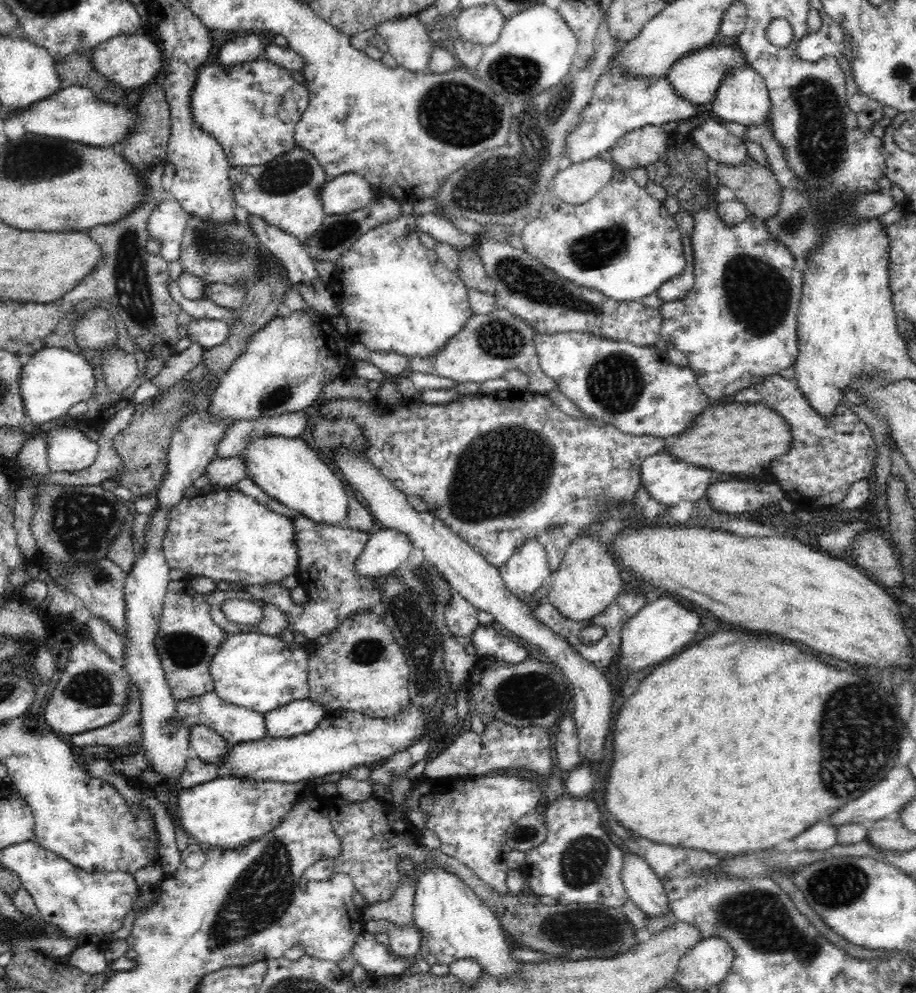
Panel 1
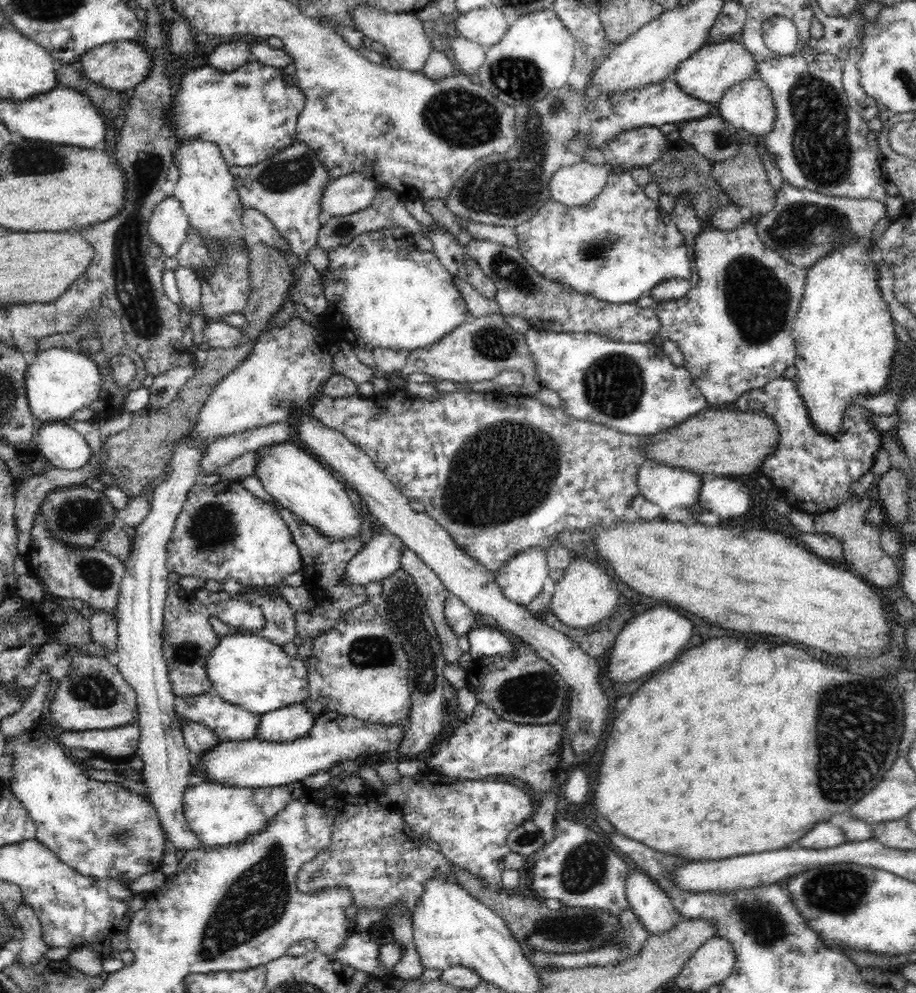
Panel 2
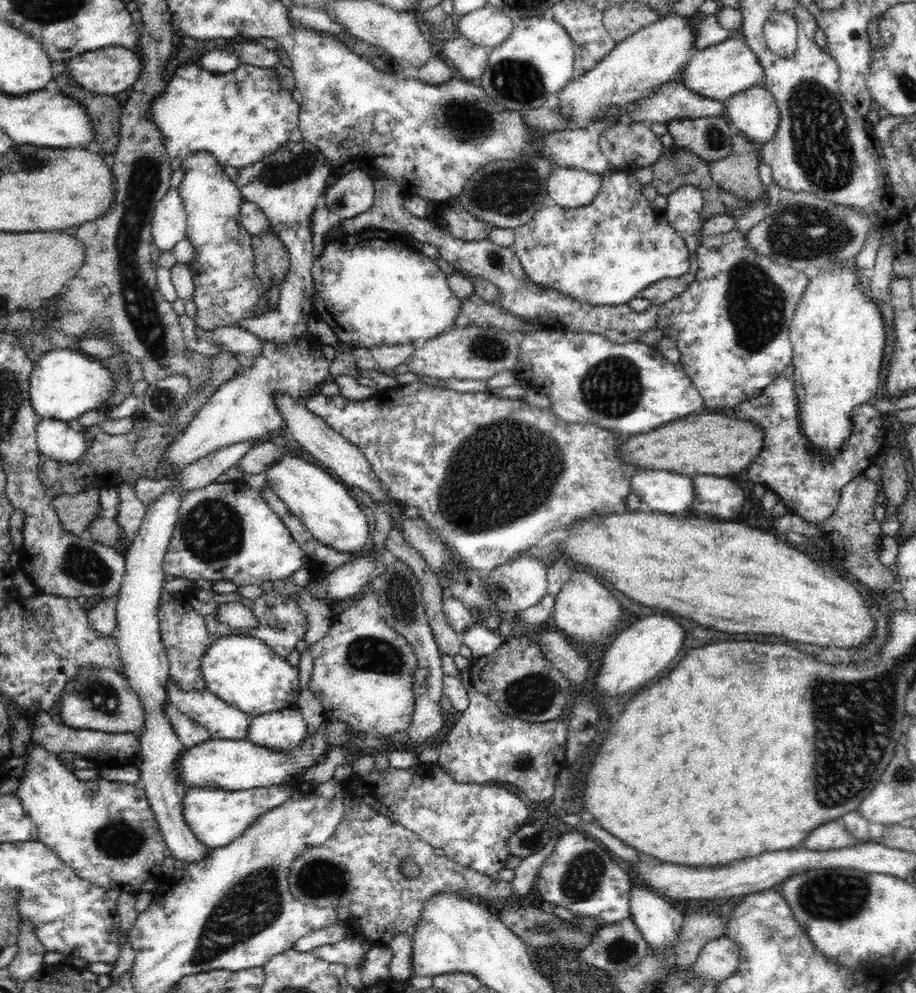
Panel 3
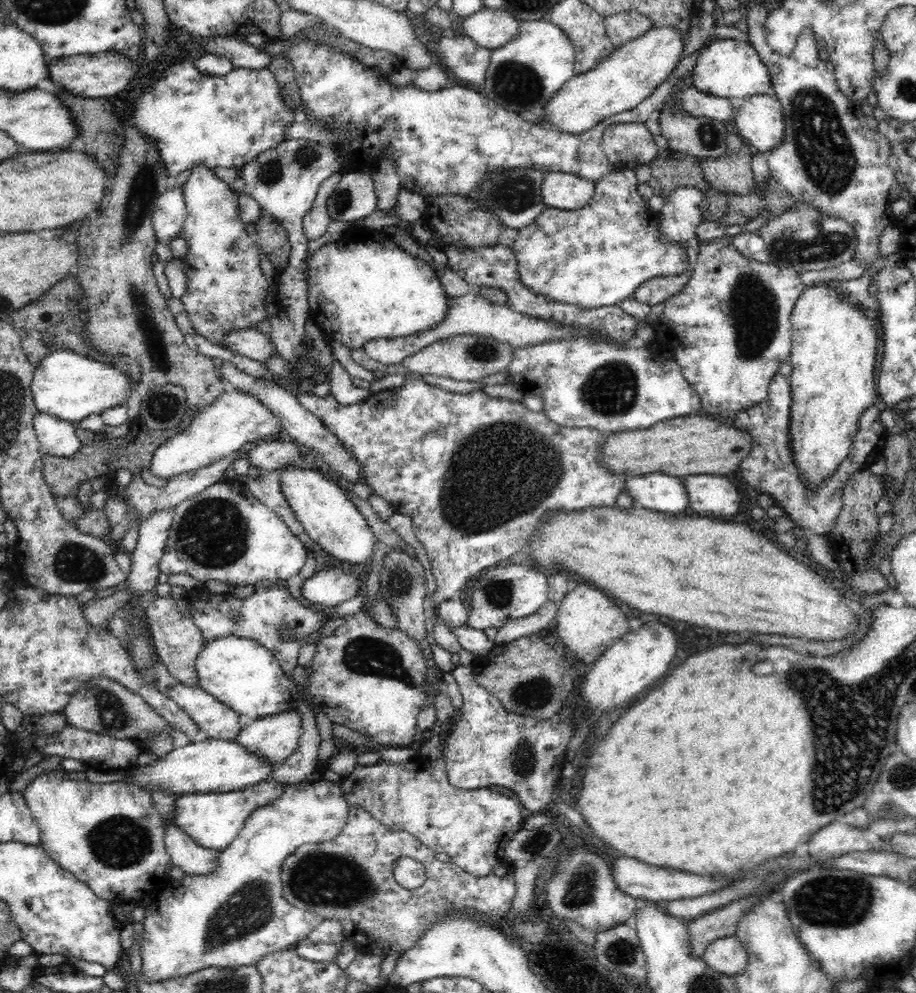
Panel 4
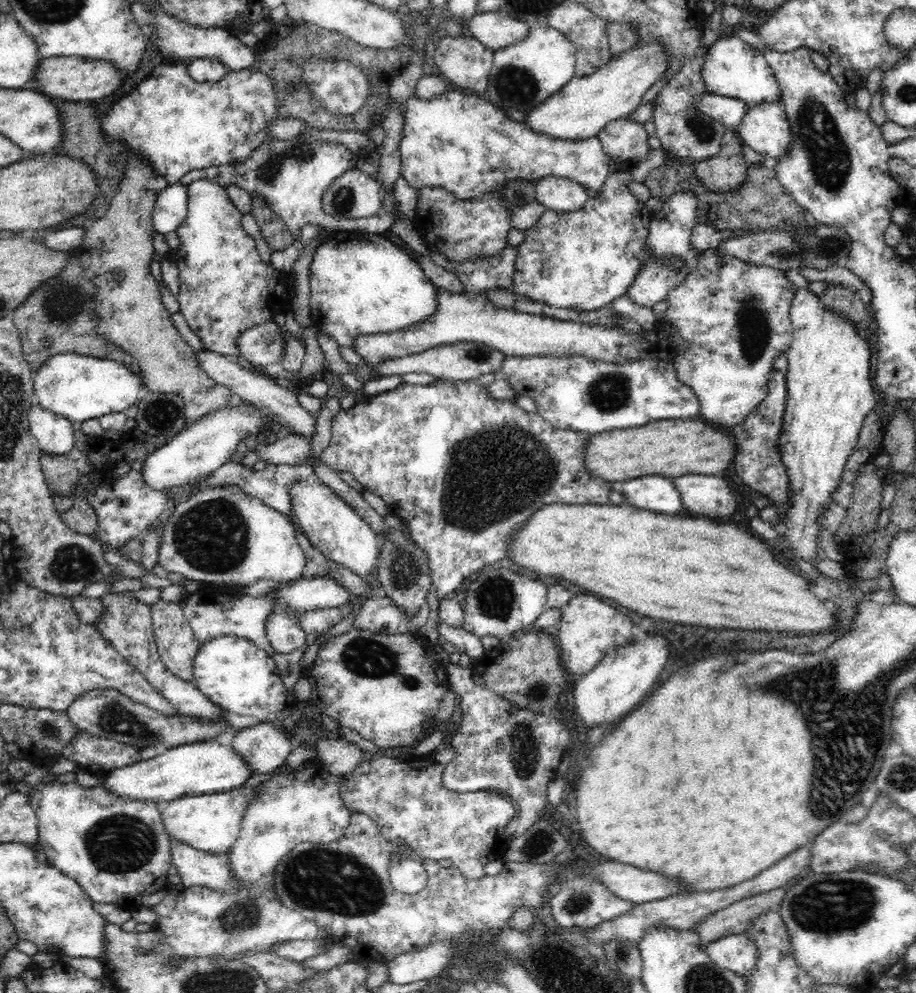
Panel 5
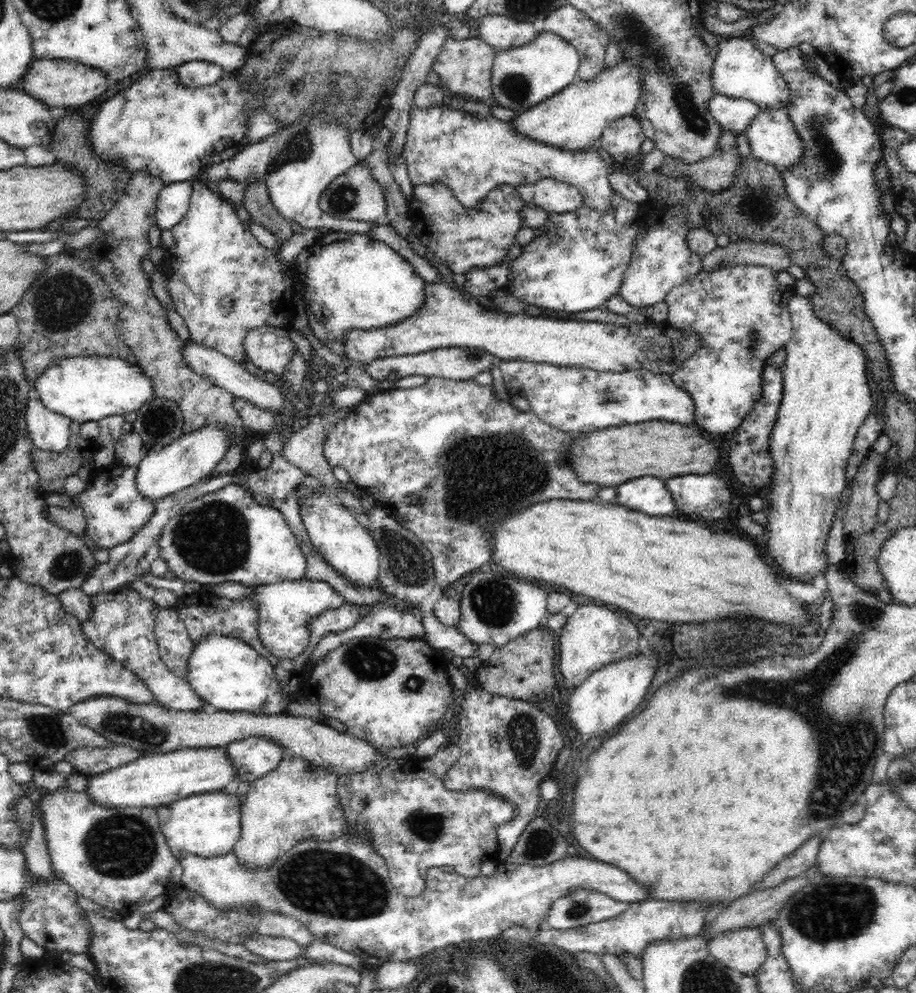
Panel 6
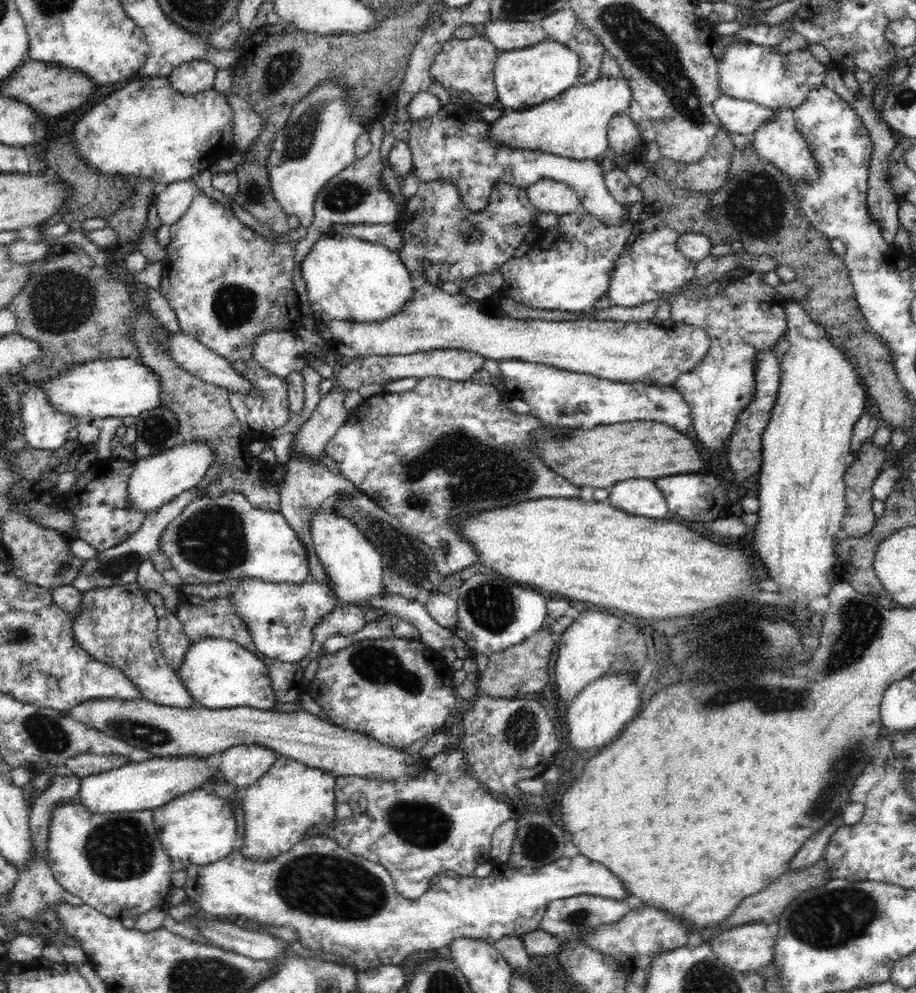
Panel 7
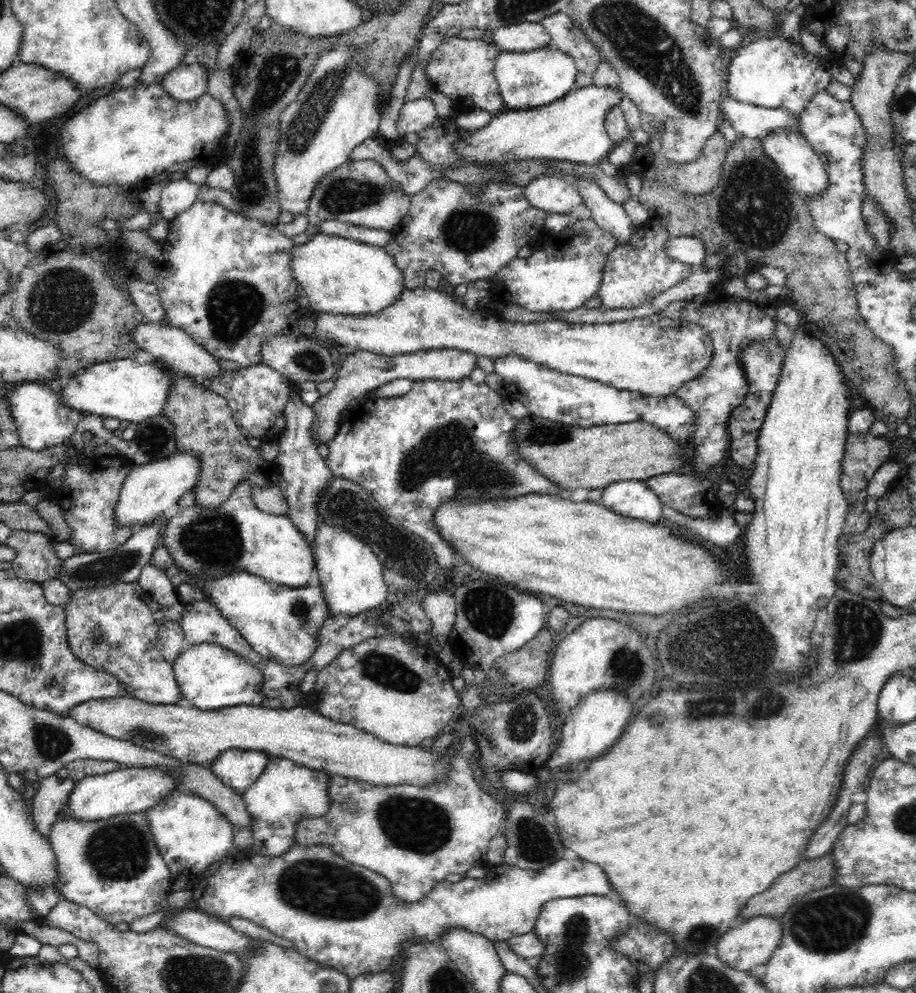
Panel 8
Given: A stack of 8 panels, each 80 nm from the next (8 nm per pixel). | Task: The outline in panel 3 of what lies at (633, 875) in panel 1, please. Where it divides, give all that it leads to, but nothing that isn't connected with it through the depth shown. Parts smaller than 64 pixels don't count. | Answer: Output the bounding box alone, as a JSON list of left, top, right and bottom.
[629,882,686,951]

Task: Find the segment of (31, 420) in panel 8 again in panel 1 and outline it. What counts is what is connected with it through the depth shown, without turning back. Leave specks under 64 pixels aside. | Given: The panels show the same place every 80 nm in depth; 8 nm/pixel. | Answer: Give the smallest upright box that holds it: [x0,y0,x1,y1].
[46,427,98,472]

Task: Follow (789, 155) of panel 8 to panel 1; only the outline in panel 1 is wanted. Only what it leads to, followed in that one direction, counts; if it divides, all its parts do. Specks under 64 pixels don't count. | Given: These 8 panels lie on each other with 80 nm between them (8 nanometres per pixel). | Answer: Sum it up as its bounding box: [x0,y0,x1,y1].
[710,65,771,125]

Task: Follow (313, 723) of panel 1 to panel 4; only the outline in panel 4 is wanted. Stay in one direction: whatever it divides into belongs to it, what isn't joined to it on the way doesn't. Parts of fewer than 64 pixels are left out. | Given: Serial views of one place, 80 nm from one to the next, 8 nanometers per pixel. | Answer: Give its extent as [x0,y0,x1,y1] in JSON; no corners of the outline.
[235,712,302,766]

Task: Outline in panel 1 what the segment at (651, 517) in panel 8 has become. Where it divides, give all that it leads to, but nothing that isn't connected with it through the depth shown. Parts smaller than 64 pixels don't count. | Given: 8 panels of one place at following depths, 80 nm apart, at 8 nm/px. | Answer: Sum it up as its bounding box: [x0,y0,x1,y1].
[641,451,716,504]

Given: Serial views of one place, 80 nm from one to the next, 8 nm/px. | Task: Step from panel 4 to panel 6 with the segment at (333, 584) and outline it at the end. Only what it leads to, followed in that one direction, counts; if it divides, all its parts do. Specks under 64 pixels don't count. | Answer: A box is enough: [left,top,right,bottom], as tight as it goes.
[247,579,345,658]

